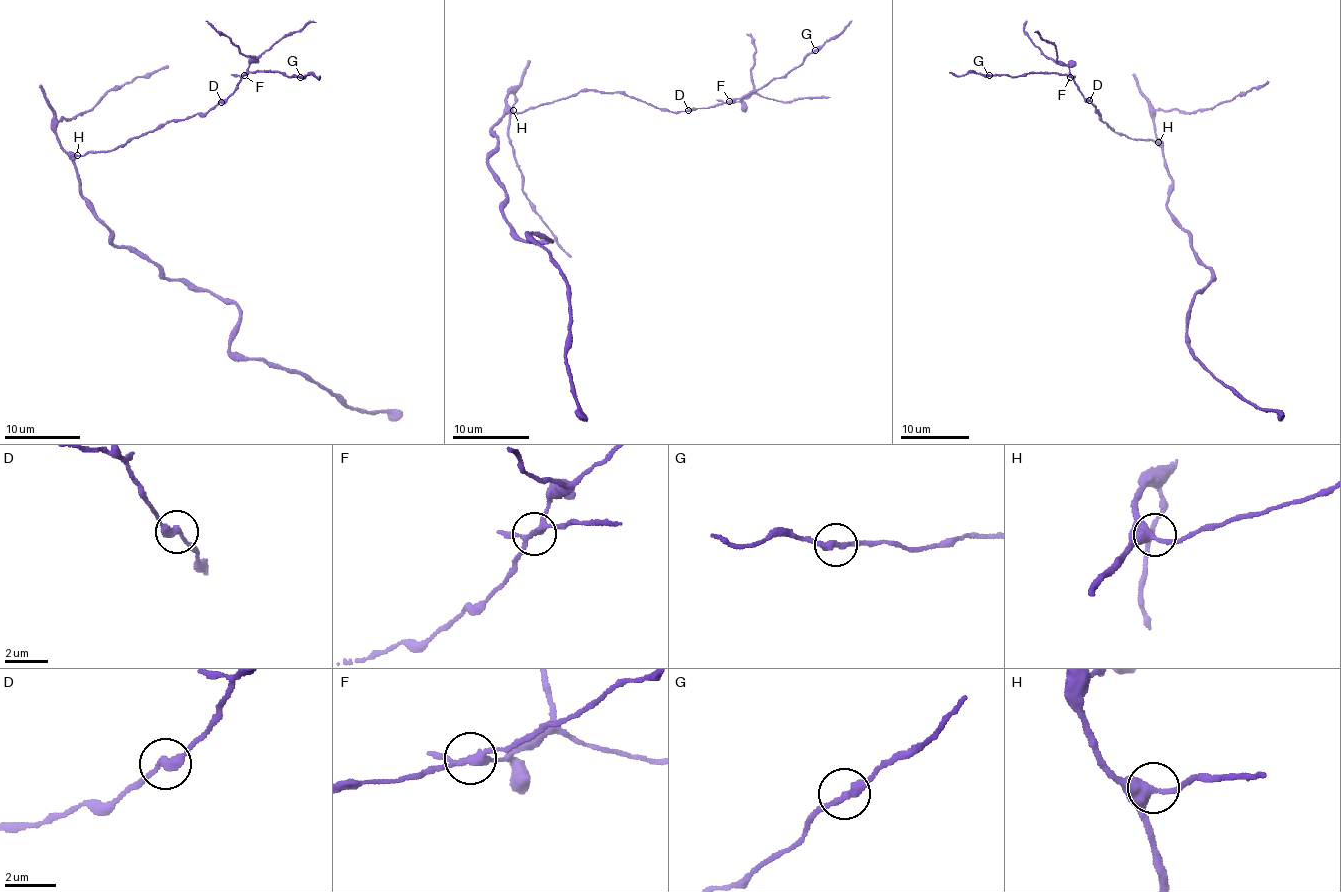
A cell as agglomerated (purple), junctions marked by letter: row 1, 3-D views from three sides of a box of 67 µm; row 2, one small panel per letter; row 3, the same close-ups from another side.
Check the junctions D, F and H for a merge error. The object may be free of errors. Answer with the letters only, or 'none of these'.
F

